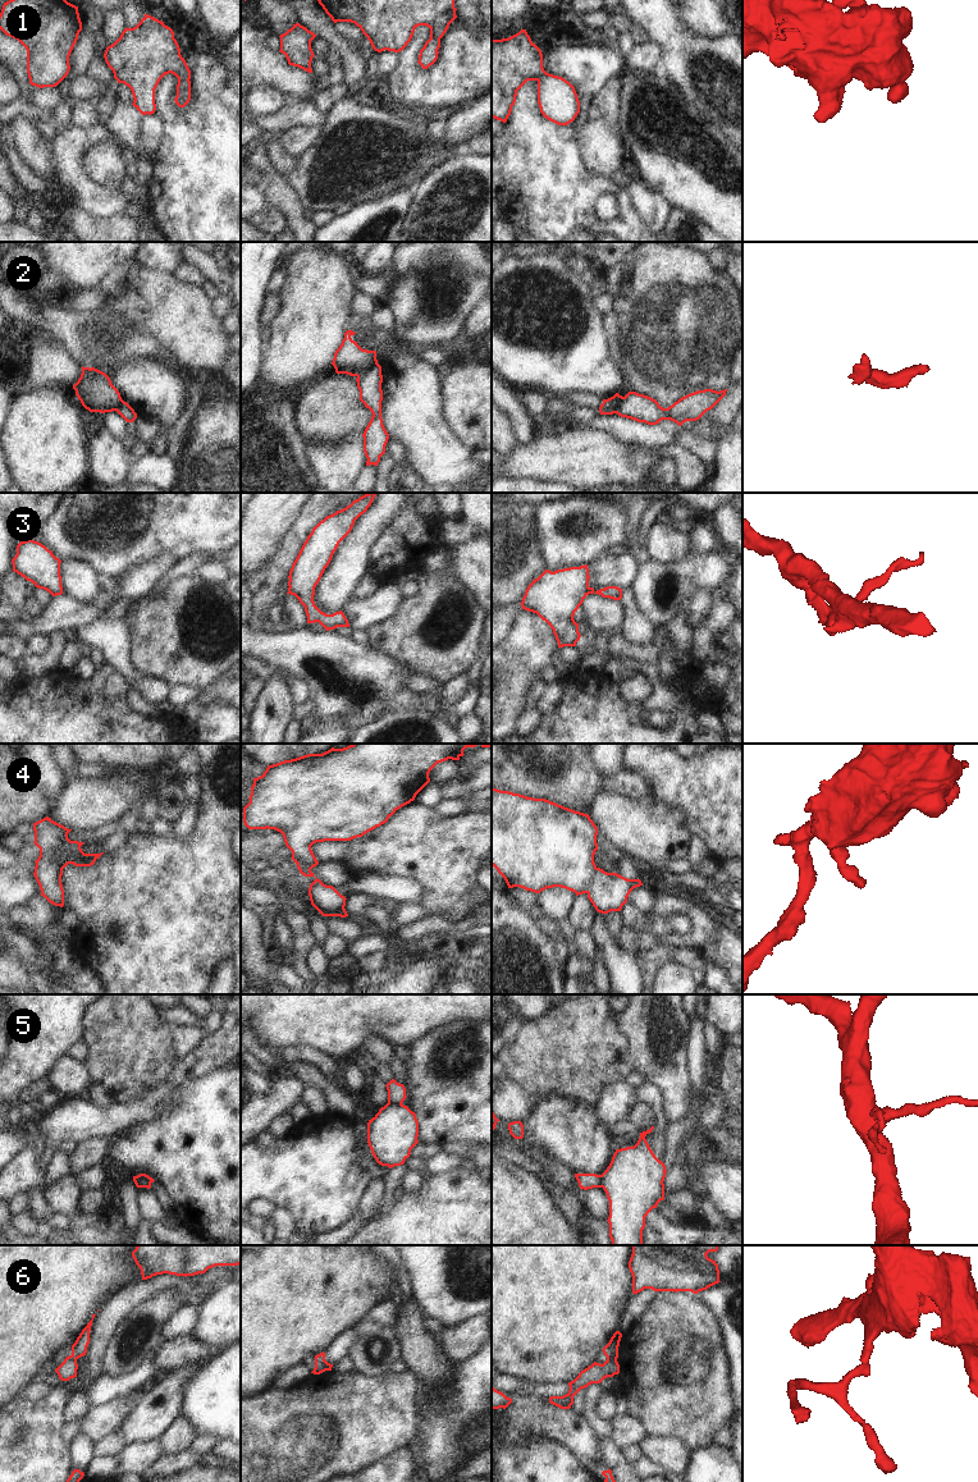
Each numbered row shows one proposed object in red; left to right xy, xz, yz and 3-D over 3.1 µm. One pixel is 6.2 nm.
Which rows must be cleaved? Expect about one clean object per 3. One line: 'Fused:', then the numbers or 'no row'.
Fused: 2, 5, 6

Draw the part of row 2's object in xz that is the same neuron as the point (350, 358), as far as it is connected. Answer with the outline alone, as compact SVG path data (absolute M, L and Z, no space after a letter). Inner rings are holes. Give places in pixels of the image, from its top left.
M347 330L342 344L334 353L332 365L337 374L358 376L378 363L376 351L362 349L351 337L356 333Z

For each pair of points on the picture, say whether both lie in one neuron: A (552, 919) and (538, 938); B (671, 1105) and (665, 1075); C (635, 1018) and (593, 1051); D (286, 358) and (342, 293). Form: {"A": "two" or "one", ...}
{"A": "two", "B": "one", "C": "two", "D": "one"}

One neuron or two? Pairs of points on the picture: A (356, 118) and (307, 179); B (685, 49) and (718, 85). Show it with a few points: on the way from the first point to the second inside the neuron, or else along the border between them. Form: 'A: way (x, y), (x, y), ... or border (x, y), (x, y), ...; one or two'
A: way (351, 133), (323, 164); one
B: way (691, 58), (709, 76); one

